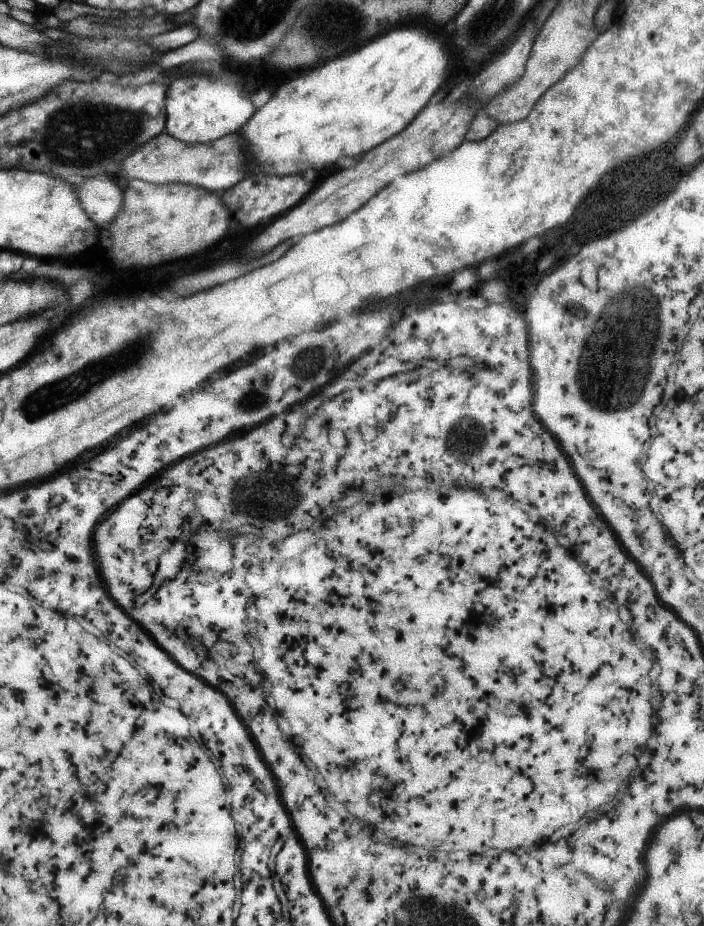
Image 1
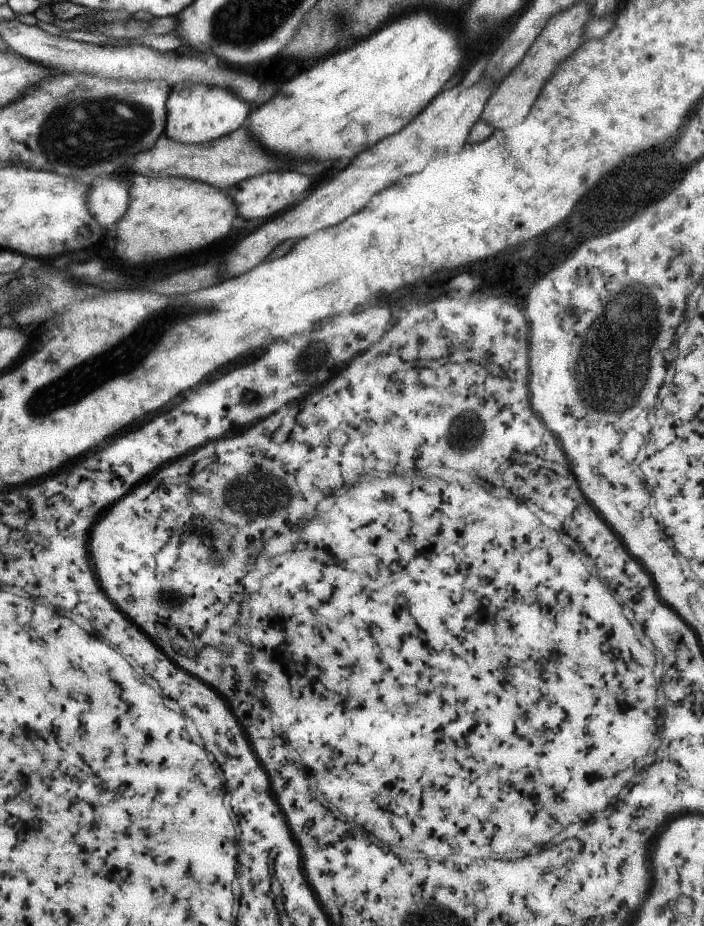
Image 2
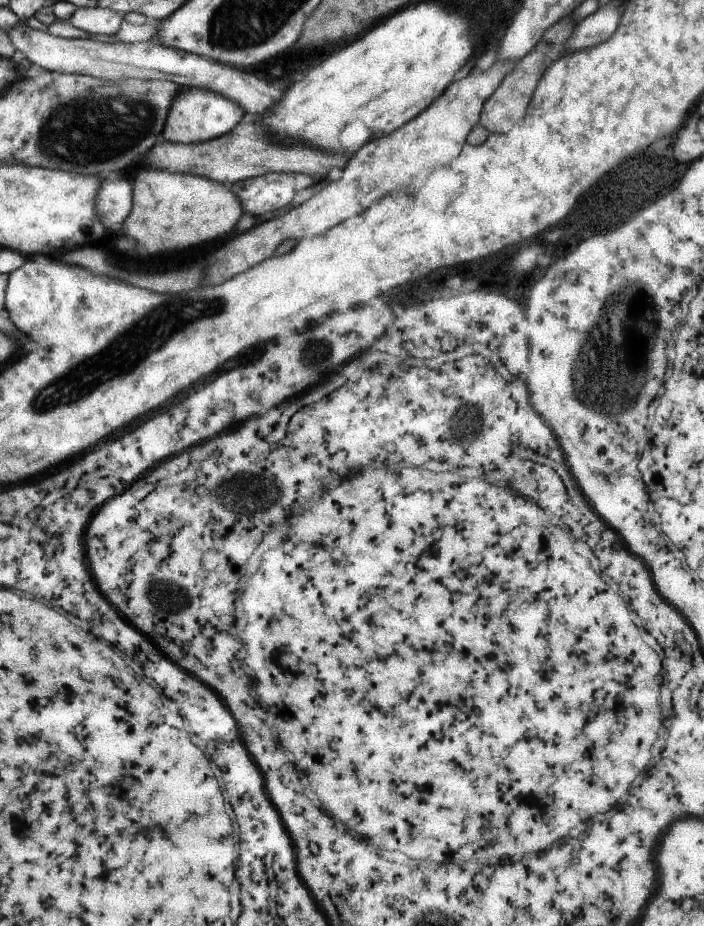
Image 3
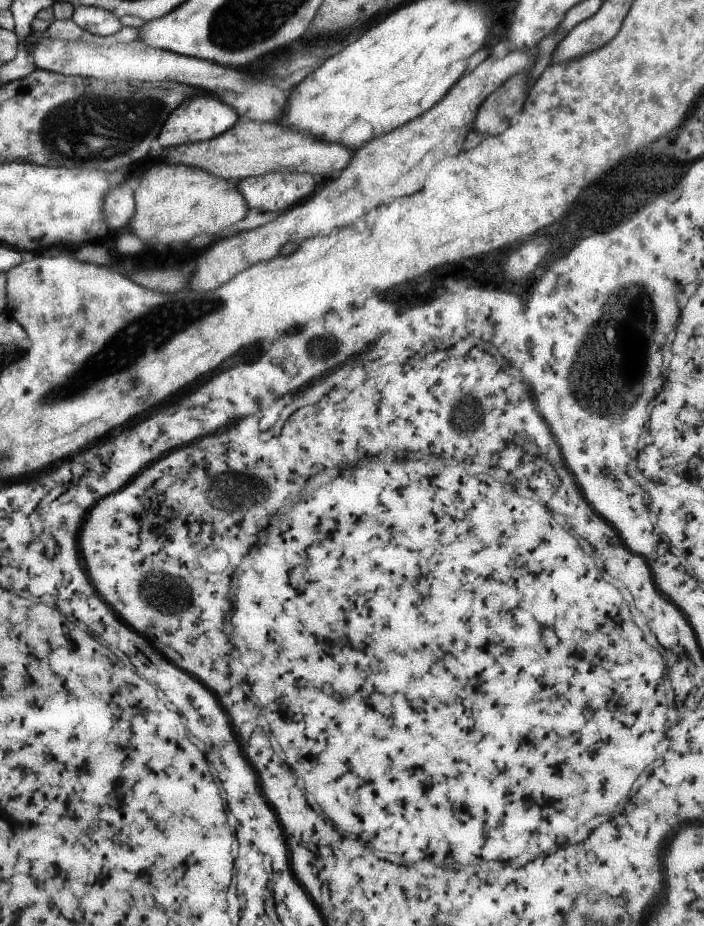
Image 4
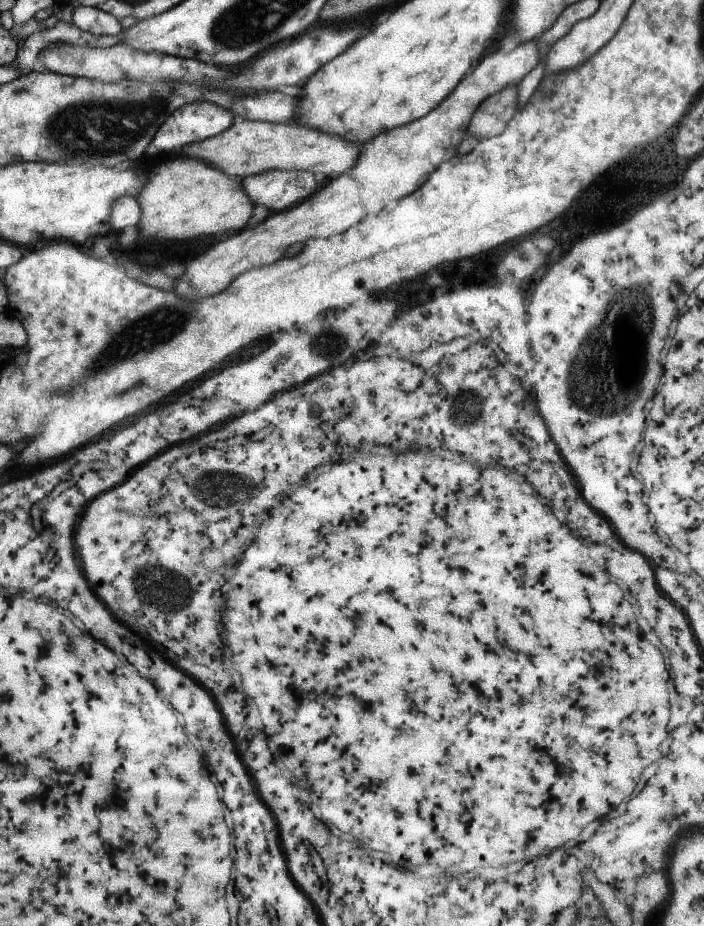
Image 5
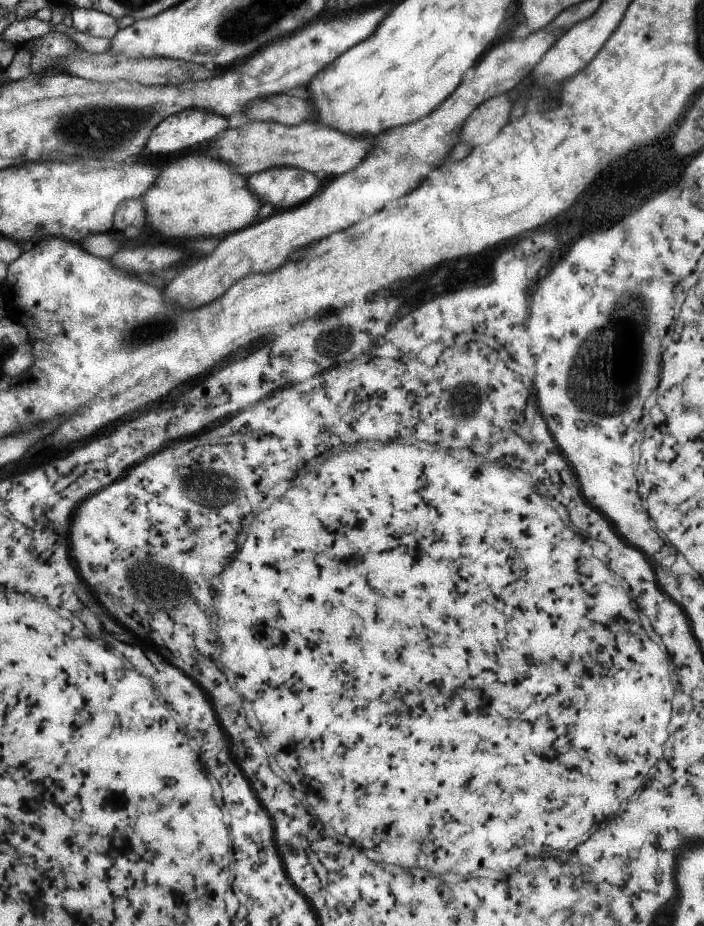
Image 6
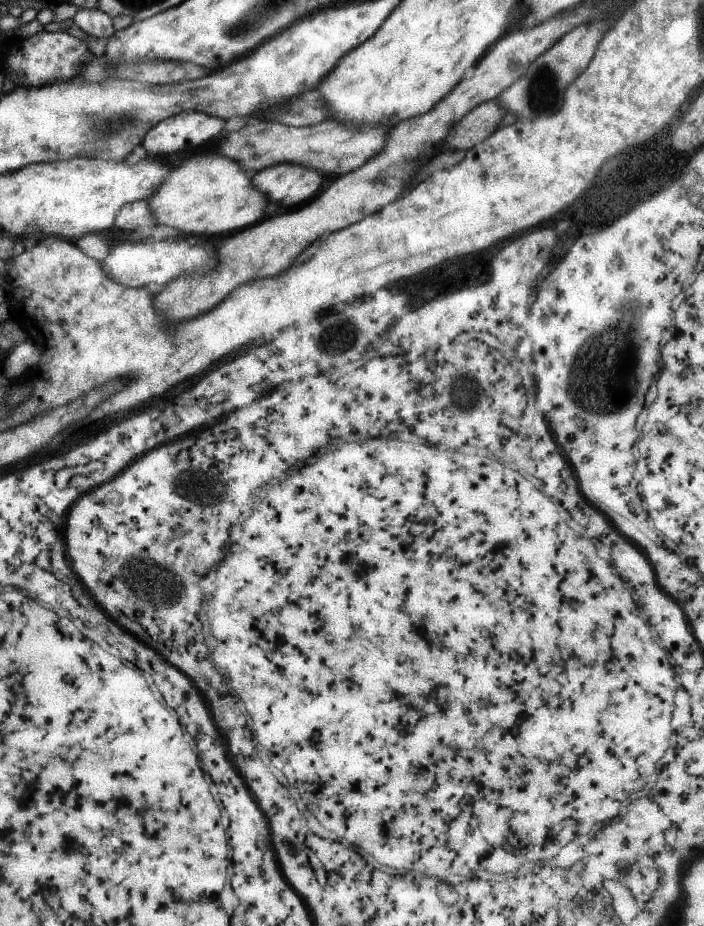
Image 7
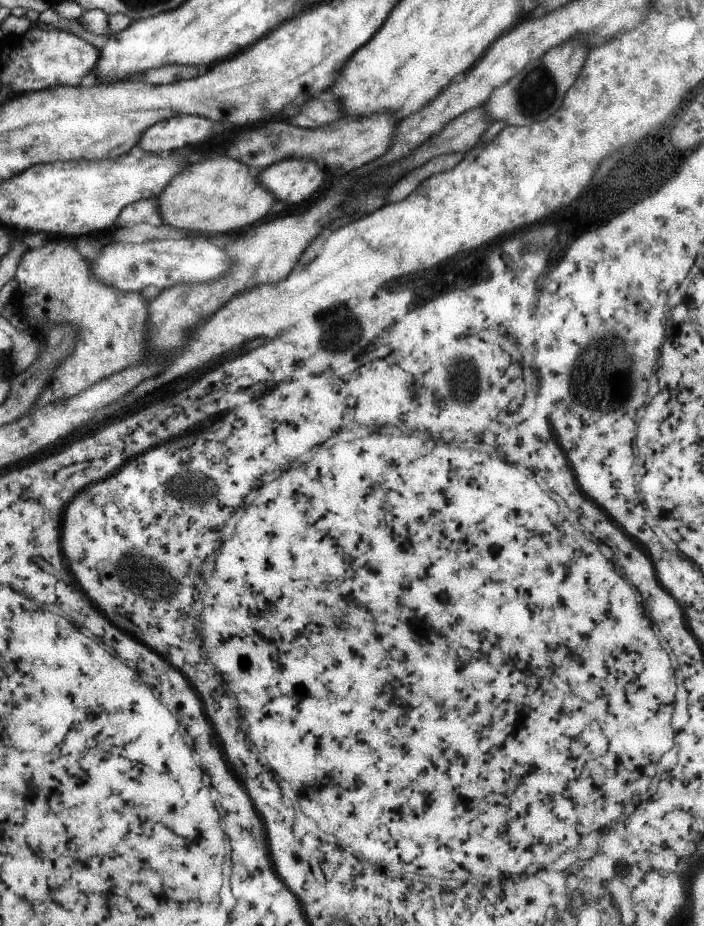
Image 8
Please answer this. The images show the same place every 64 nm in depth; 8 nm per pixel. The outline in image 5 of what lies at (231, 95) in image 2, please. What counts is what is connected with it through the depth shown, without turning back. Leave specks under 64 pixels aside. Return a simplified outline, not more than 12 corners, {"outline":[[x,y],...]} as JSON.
{"outline":[[195,101],[153,131],[147,161],[232,125],[229,109]]}

